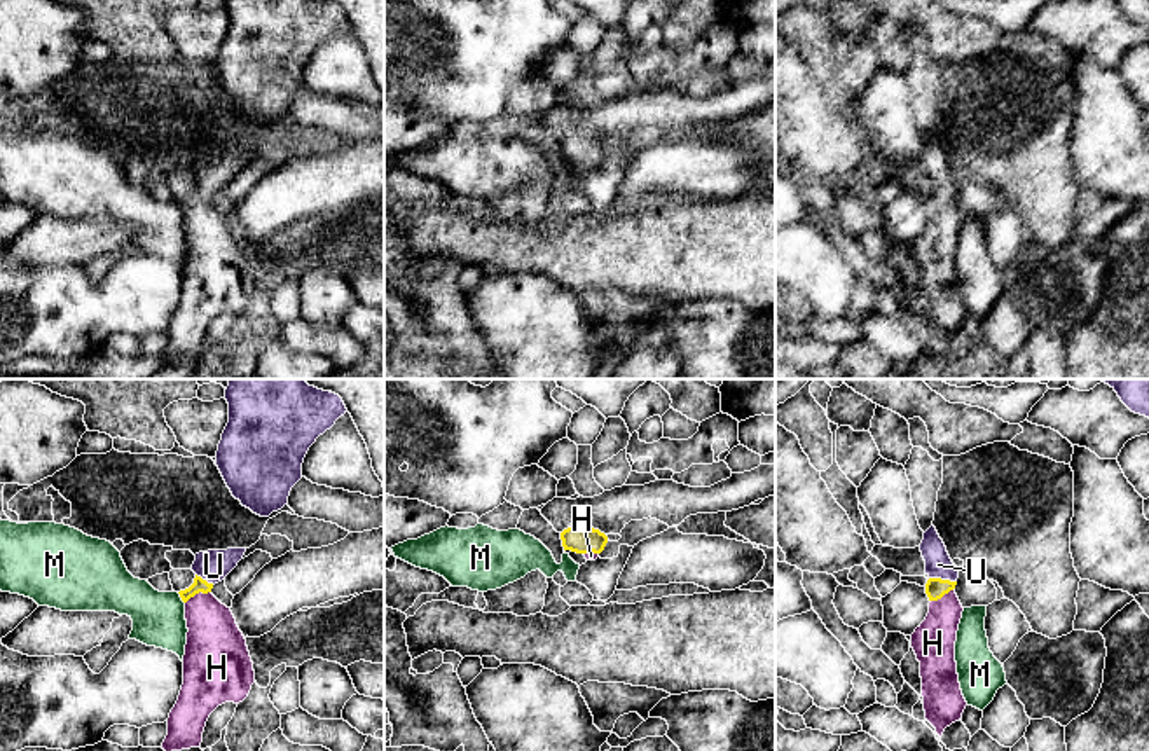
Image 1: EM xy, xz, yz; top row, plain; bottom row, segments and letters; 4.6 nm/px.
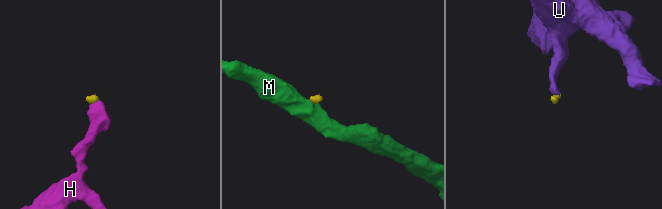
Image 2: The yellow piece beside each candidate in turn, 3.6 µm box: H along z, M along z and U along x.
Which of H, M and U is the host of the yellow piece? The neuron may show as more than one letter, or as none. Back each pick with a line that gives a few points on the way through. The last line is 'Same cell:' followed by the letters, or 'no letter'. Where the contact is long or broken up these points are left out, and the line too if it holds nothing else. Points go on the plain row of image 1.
H: Path across: xy (199, 194), (198, 201), (215, 252)
U: Path across: yz (935, 196), (943, 189), (938, 173)
Same cell: H, U

